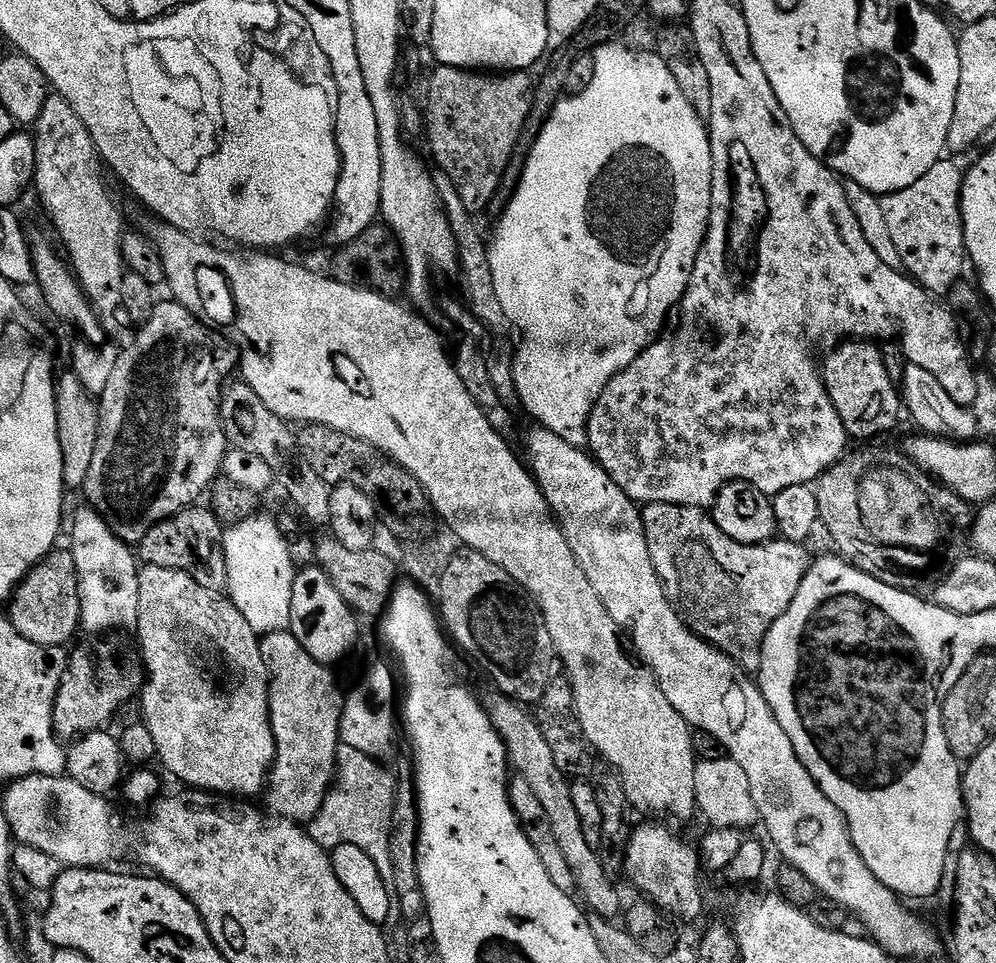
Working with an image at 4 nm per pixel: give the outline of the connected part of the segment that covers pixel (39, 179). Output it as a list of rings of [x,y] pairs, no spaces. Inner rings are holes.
[[[49,95],[34,125],[36,174],[34,191],[40,195],[88,300],[97,316],[115,316],[122,308],[122,282],[126,265],[122,238],[126,231],[120,208],[100,177],[98,153],[86,126],[61,96]]]

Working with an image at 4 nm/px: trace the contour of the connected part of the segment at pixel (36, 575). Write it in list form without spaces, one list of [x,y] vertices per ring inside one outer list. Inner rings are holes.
[[[56,550],[45,556],[25,576],[24,581],[12,593],[12,599],[10,601],[10,607],[12,607],[11,627],[16,628],[18,634],[22,634],[22,638],[26,638],[43,648],[64,648],[75,638],[76,632],[79,633],[81,631],[78,570],[75,569],[75,562],[71,551],[60,551]]]

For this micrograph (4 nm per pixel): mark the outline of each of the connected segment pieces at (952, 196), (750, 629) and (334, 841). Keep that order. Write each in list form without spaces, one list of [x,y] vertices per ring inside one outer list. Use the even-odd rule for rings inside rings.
[[[942,158],[914,186],[887,197],[884,217],[890,242],[898,250],[900,268],[925,293],[944,298],[961,279],[960,271],[966,268],[964,250],[964,222],[960,219],[962,195],[962,168]]]
[[[648,506],[643,509],[642,521],[644,524],[644,537],[652,555],[652,565],[656,568],[656,572],[665,585],[671,591],[672,588],[676,591],[676,596],[674,595],[675,603],[678,605],[679,611],[682,613],[688,627],[692,629],[692,633],[704,640],[705,643],[711,644],[713,648],[717,648],[719,652],[724,652],[731,660],[735,660],[745,672],[749,674],[755,673],[760,667],[760,652],[764,649],[766,634],[774,626],[774,622],[778,622],[778,618],[782,618],[782,614],[786,614],[786,610],[794,602],[794,594],[798,594],[798,586],[802,586],[802,578],[808,572],[810,556],[804,553],[805,549],[799,544],[790,544],[787,542],[779,542],[780,544],[776,544],[777,542],[769,542],[767,544],[739,544],[730,538],[726,538],[718,530],[718,526],[711,518],[696,510],[681,510],[667,506]]]
[[[344,746],[337,751],[334,783],[327,789],[324,805],[318,809],[310,824],[310,835],[320,848],[331,850],[349,844],[372,854],[376,848],[376,832],[391,833],[398,780],[380,762],[353,748]]]

